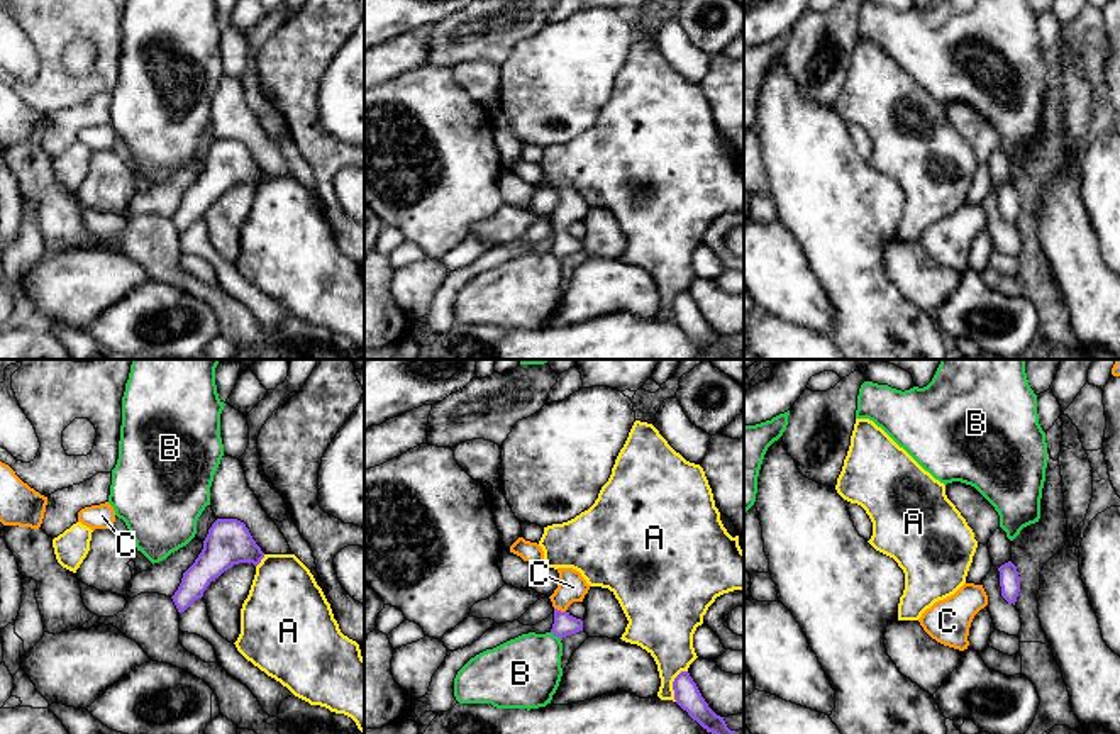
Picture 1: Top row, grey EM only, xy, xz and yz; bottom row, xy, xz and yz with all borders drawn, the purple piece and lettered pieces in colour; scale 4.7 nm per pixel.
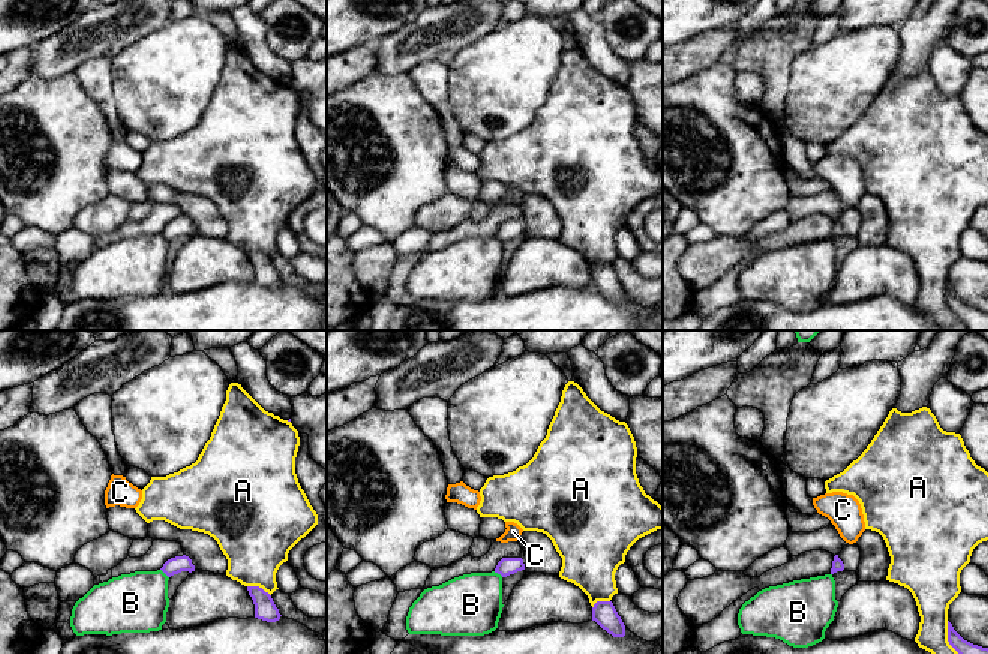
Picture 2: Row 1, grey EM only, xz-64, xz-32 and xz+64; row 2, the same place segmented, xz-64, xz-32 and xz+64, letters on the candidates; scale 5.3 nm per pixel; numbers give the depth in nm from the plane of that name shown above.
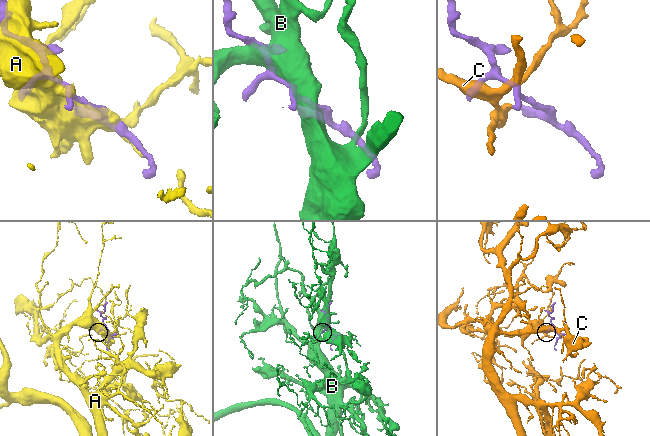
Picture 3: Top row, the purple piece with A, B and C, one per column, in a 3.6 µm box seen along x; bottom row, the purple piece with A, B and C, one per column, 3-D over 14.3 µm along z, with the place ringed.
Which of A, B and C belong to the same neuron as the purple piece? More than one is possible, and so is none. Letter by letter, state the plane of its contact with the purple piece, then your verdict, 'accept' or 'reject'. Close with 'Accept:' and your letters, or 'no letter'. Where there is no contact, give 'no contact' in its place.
A: xz | reject
B: xz | reject
C: xz | accept
Accept: C

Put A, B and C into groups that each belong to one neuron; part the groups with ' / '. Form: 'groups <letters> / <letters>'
groups A / B / C

